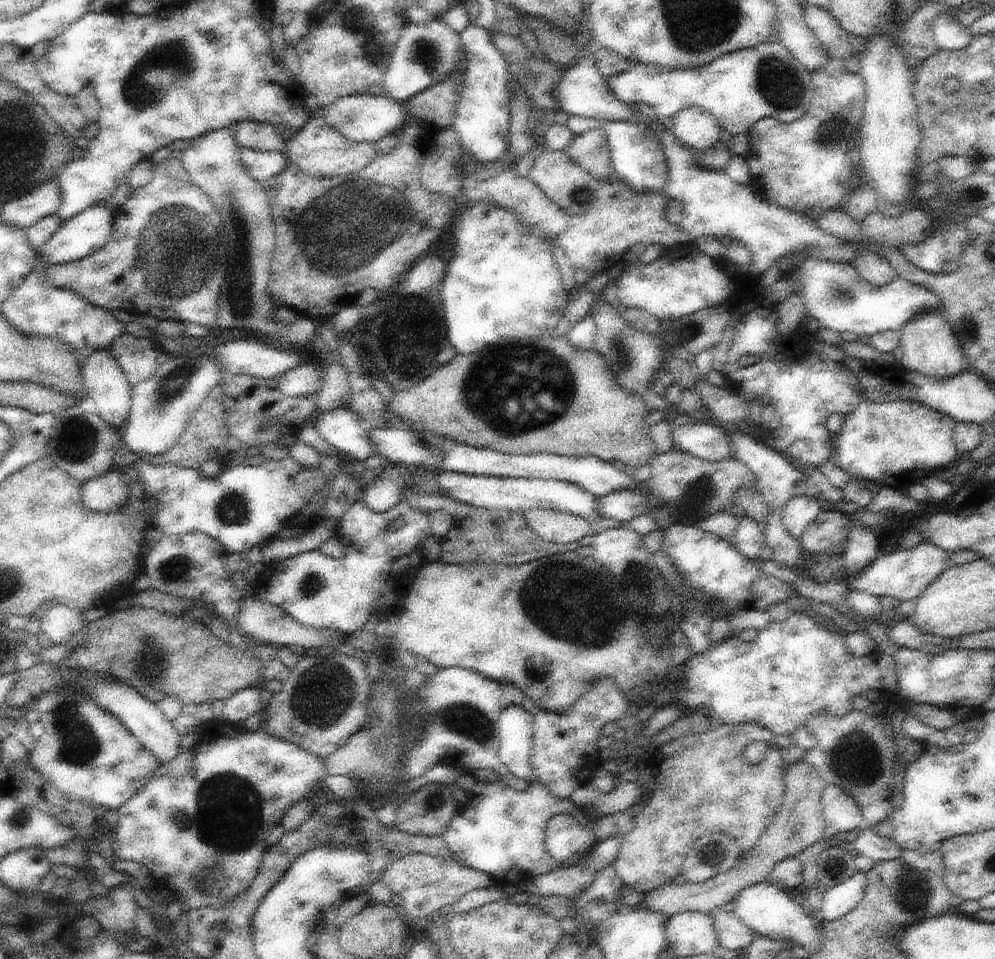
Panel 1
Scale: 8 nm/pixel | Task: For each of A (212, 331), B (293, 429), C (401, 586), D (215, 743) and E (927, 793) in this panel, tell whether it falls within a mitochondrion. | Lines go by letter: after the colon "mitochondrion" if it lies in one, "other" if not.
A: other
B: other
C: other
D: other
E: other

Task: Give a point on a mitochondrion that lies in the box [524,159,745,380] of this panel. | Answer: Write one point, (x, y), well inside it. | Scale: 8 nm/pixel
(622, 357)

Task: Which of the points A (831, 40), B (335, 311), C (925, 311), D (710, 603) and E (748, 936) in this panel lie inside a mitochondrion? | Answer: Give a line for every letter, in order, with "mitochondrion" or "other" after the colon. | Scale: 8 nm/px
A: other
B: other
C: other
D: other
E: other

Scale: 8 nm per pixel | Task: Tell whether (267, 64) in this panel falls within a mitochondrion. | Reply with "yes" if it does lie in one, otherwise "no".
no

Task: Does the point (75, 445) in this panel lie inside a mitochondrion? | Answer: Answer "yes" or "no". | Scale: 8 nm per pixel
yes

